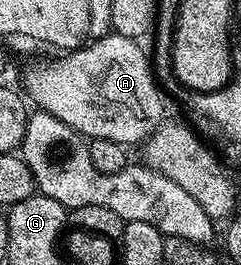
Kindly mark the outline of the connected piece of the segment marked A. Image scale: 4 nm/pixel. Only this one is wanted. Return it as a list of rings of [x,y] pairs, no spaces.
[[[115,33],[93,39],[76,51],[61,54],[60,60],[30,64],[24,71],[23,90],[39,110],[66,121],[89,140],[143,144],[165,118],[166,99],[157,86],[153,64],[140,46],[137,40]]]

